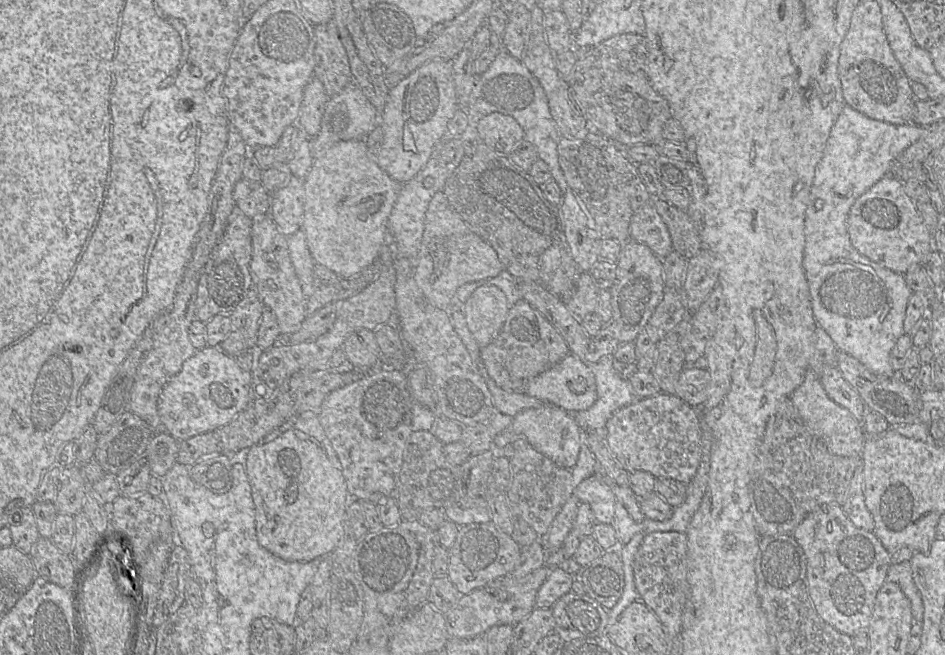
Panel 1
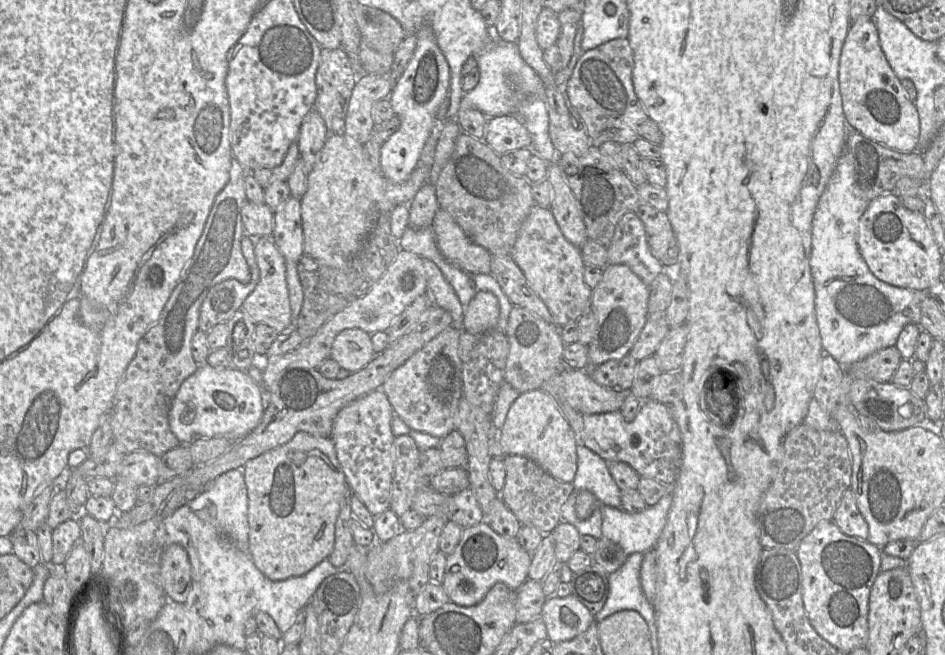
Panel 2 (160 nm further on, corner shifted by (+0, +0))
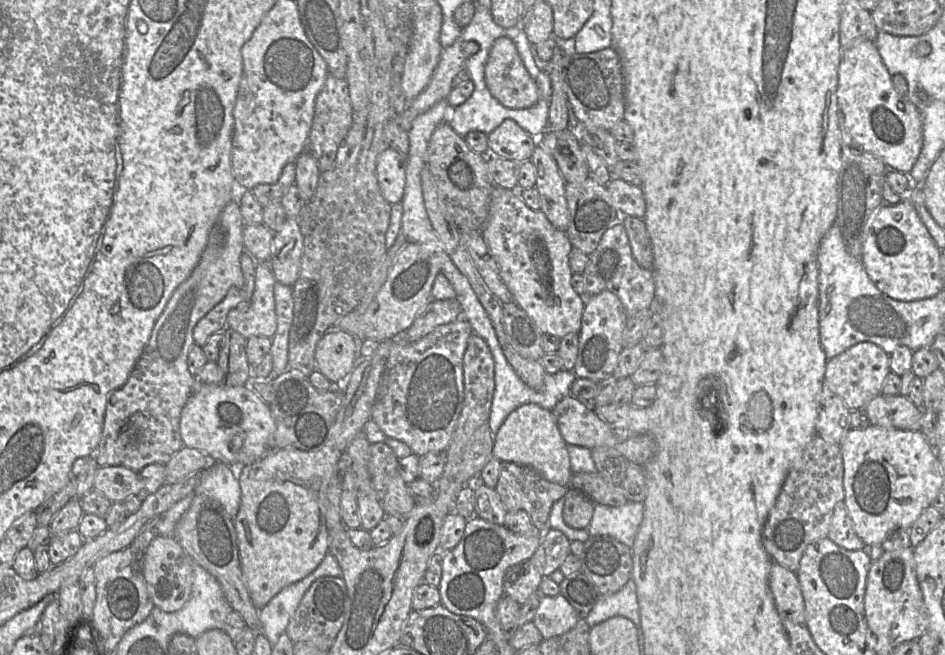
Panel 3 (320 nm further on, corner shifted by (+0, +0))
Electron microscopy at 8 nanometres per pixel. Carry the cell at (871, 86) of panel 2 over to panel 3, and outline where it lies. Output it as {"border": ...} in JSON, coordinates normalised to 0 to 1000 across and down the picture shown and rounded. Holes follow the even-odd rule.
{"border":[[[915,61],[892,76],[887,102],[885,147],[893,189],[904,215],[915,231],[931,241],[941,258],[962,264],[976,226],[977,189],[975,176],[960,148],[954,148],[947,137],[943,115],[933,95],[926,64]]]}

